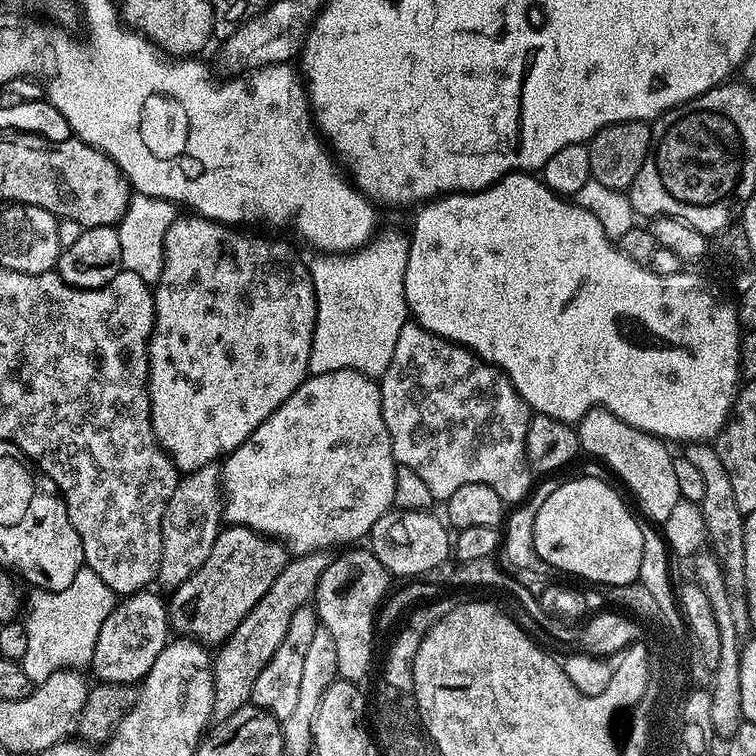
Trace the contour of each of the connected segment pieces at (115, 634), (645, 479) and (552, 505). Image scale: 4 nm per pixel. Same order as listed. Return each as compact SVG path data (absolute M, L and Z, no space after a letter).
M152 591L133 592L123 597L102 623L90 663L91 670L96 671L97 681L106 684L136 684L143 681L150 666L154 666L154 658L158 658L158 654L162 654L168 645L168 606L165 597Z
M605 408L589 410L578 422L578 435L581 449L601 460L636 495L641 510L653 520L649 520L653 525L663 526L681 500L674 475L674 456L668 453L669 445L649 432L630 426Z
M580 476L577 480L568 480L556 489L548 492L538 518L534 518L534 550L548 564L549 569L569 572L572 576L581 576L584 580L593 580L603 586L634 584L640 579L642 566L642 524L632 517L624 500L604 480L596 476Z

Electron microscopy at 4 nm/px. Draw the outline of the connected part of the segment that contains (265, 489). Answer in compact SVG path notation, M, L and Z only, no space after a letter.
M352 368L346 370L334 370L330 374L318 374L317 376L309 375L308 379L302 382L302 386L298 386L298 390L294 390L294 394L290 394L290 398L286 398L286 402L282 402L282 406L278 406L278 410L274 410L274 414L270 414L270 418L266 418L266 422L262 422L262 426L258 426L258 430L254 430L254 434L250 434L250 438L246 438L246 442L242 442L242 446L238 446L234 451L229 452L222 460L222 483L226 495L226 503L224 506L224 520L232 526L243 526L252 528L255 532L263 532L265 536L271 536L283 542L293 553L303 554L305 552L323 552L332 550L335 544L346 544L342 546L352 546L369 535L374 526L374 522L378 522L378 518L382 518L394 505L394 478L396 477L396 469L398 465L394 454L392 453L392 443L390 442L390 430L386 430L386 422L382 418L382 398L380 397L379 383L371 376L365 376L362 372L355 372Z

